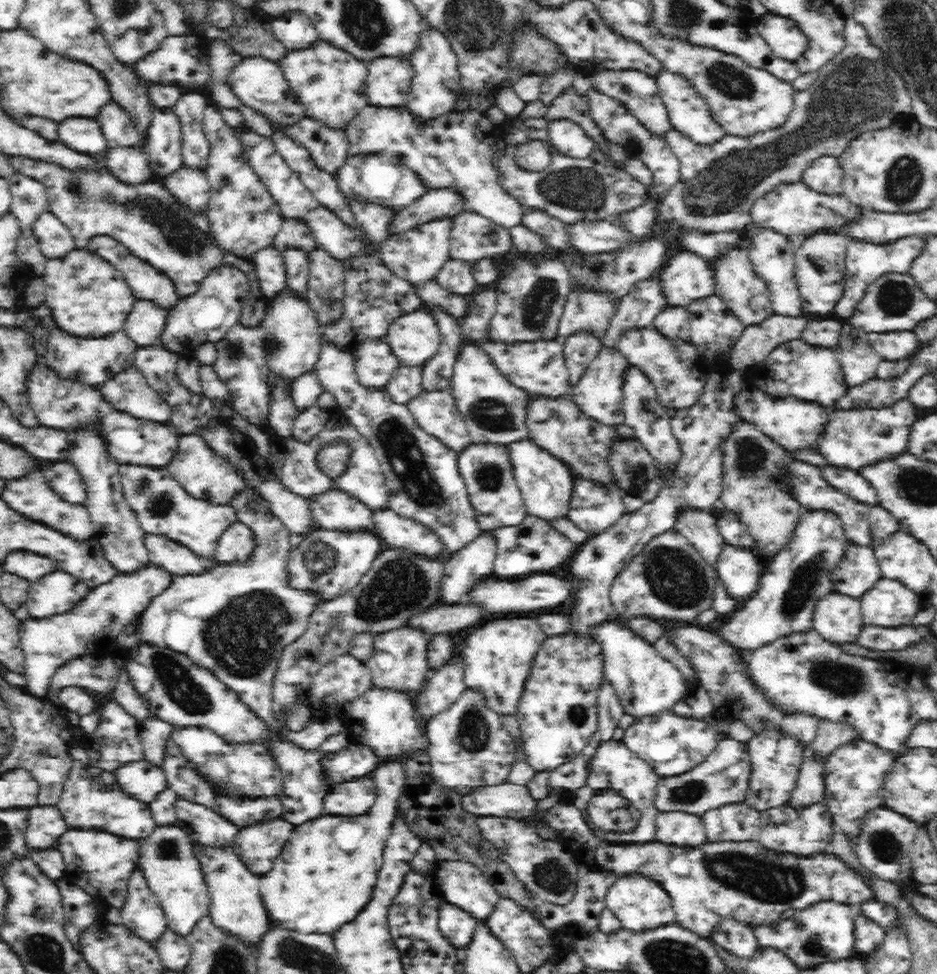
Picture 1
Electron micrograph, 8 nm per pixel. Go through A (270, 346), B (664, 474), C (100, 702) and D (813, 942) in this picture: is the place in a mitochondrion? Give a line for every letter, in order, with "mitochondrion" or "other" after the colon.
A: mitochondrion
B: other
C: other
D: mitochondrion

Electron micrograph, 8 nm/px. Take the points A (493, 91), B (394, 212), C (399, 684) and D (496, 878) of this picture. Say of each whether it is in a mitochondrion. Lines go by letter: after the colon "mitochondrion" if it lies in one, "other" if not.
A: other
B: other
C: other
D: other

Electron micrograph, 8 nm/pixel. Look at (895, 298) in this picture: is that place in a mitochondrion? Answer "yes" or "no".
yes

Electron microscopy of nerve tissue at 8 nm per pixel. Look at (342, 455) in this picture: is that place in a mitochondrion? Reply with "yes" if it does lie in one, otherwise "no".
yes

